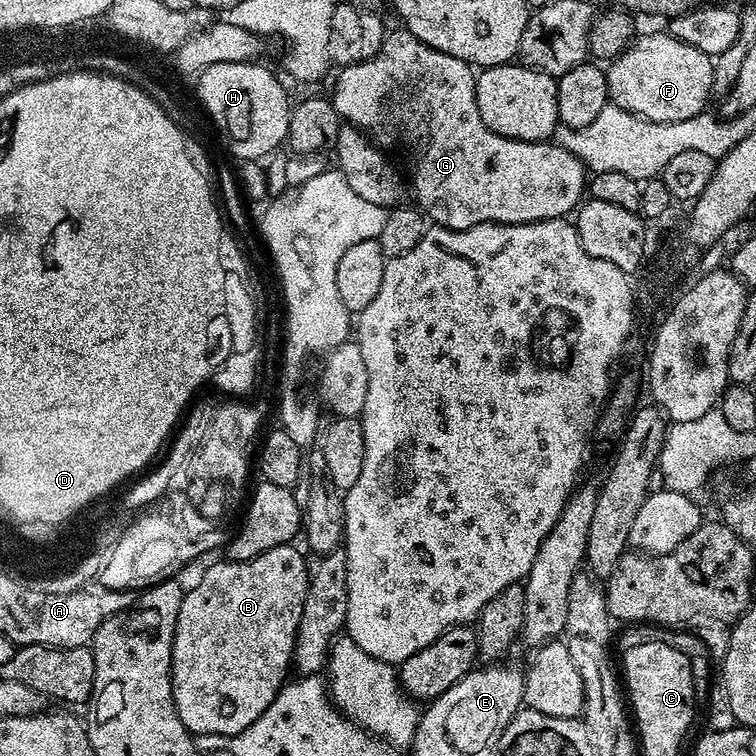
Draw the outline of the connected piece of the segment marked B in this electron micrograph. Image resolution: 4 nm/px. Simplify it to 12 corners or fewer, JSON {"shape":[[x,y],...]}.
{"shape":[[212,564],[172,639],[189,732],[246,730],[289,679],[310,575]]}

